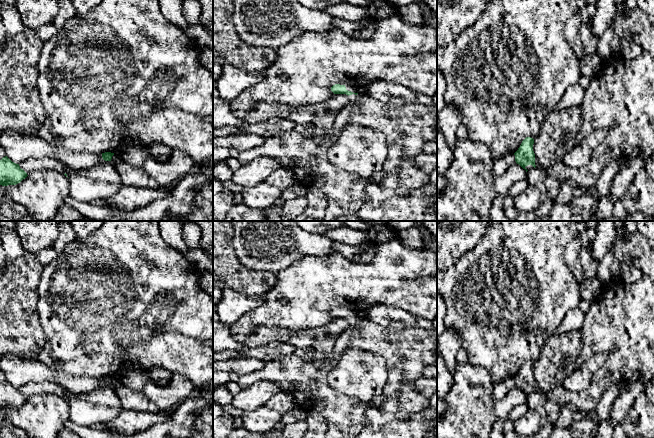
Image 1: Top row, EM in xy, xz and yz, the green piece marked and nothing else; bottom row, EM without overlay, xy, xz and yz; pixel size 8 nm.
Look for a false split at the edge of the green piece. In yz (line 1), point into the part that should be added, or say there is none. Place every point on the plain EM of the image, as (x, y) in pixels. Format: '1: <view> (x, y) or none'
1: yz (536, 400)

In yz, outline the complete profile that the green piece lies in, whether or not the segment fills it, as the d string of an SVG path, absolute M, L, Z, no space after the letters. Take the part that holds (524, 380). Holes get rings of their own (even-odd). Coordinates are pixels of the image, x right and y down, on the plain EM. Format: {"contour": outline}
{"contour": "M526 361L518 374L514 377L515 385L527 396L526 405L528 409L536 411L541 420L541 426L546 425L547 415L545 403L547 402L547 393L542 393L535 389L535 378L533 375L534 363Z"}

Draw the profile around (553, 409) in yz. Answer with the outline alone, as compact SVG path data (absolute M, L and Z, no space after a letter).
M547 400L545 403L545 409L546 409L546 415L547 415L547 422L556 424L556 421L560 415L561 412L561 406L560 404Z

